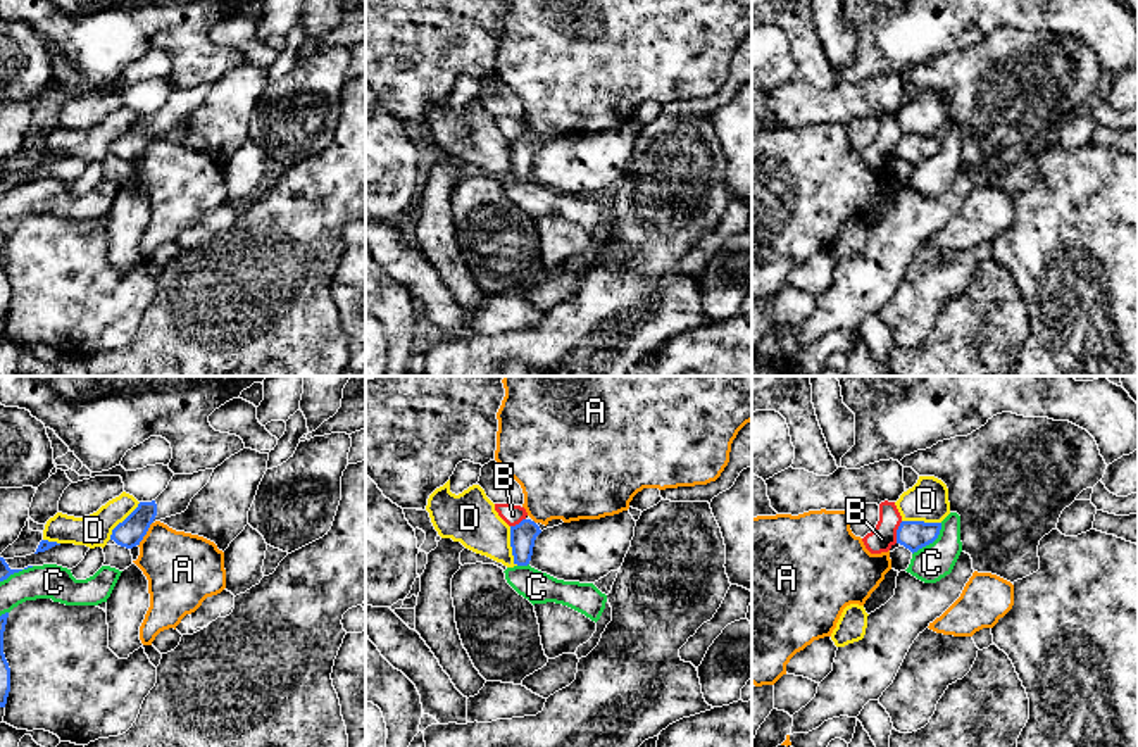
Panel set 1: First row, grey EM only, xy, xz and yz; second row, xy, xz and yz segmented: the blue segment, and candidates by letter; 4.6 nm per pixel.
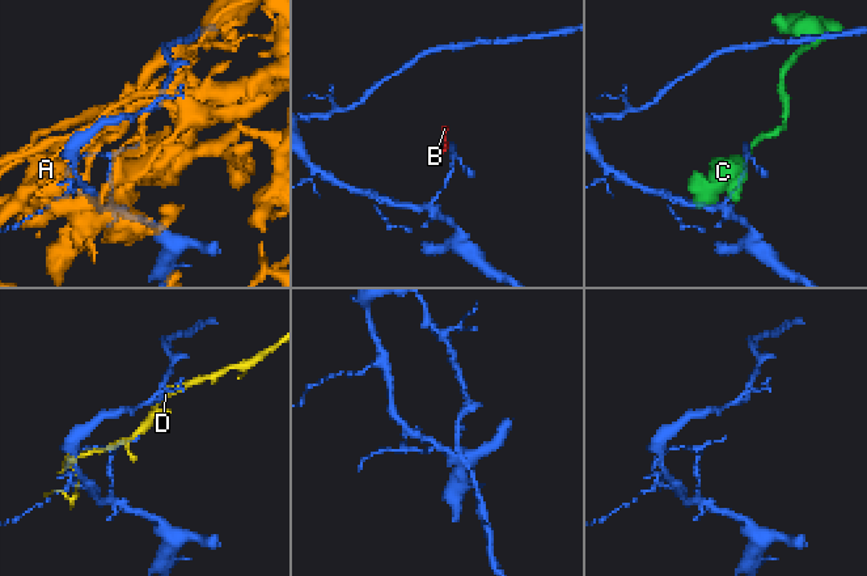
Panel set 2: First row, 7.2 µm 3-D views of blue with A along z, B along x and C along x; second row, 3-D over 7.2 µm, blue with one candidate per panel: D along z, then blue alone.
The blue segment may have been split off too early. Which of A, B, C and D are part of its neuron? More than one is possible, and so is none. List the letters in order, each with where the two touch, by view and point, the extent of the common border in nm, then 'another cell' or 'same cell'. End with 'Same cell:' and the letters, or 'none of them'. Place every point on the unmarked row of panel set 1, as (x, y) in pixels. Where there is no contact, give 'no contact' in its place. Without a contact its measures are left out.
A: xy (145, 147) | 140 nm | another cell
B: yz (897, 145) | 110 nm | another cell
C: yz (931, 156) | 200 nm | another cell
D: xz (511, 159) | 190 nm | another cell
Same cell: none of them

